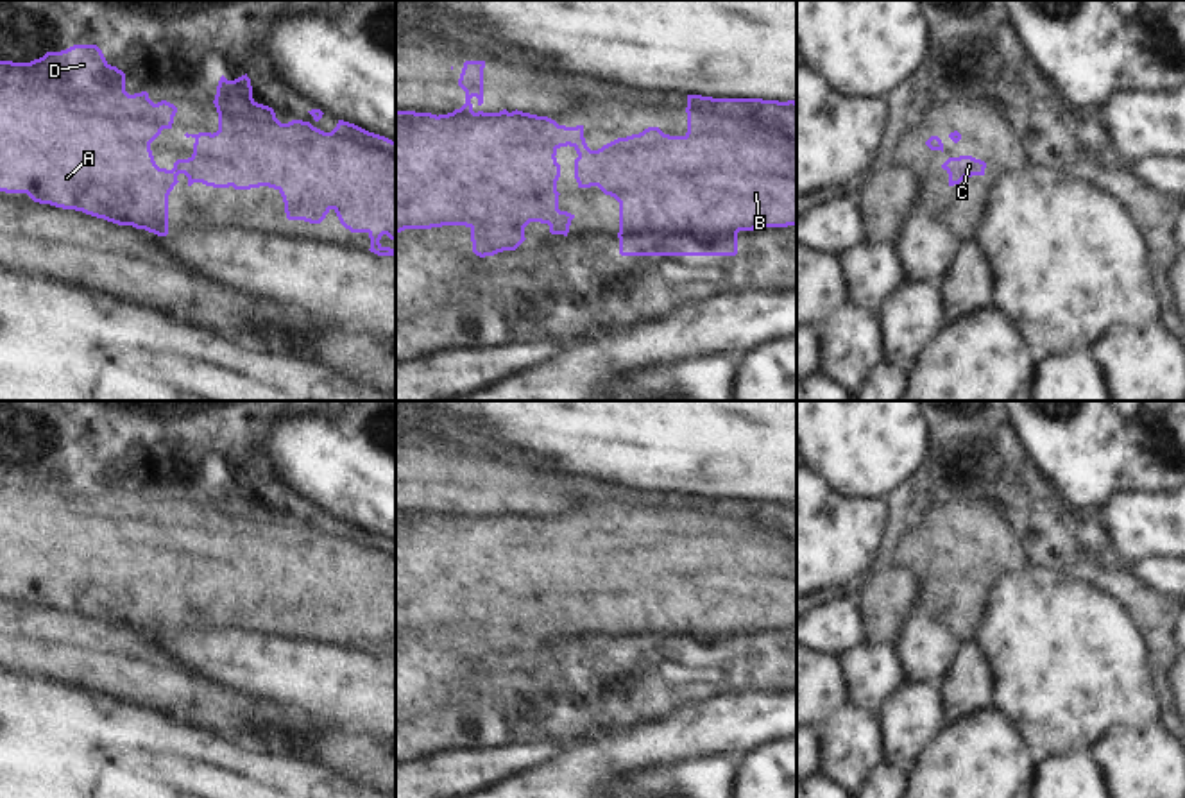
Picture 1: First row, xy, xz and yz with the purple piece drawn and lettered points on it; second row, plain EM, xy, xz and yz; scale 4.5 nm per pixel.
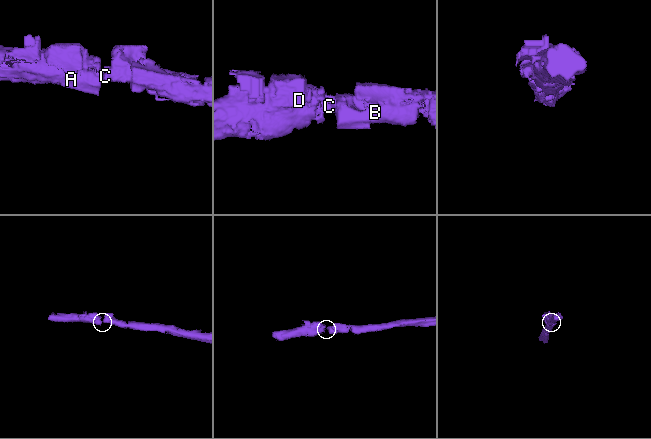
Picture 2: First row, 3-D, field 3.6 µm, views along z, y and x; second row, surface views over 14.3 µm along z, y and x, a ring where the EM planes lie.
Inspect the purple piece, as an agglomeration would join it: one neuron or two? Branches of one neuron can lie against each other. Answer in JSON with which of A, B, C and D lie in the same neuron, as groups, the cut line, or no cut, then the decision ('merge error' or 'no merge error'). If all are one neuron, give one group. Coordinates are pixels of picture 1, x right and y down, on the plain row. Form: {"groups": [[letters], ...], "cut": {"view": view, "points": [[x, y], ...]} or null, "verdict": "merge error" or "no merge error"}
{"groups": [["A", "B", "C", "D"]], "cut": null, "verdict": "no merge error"}

